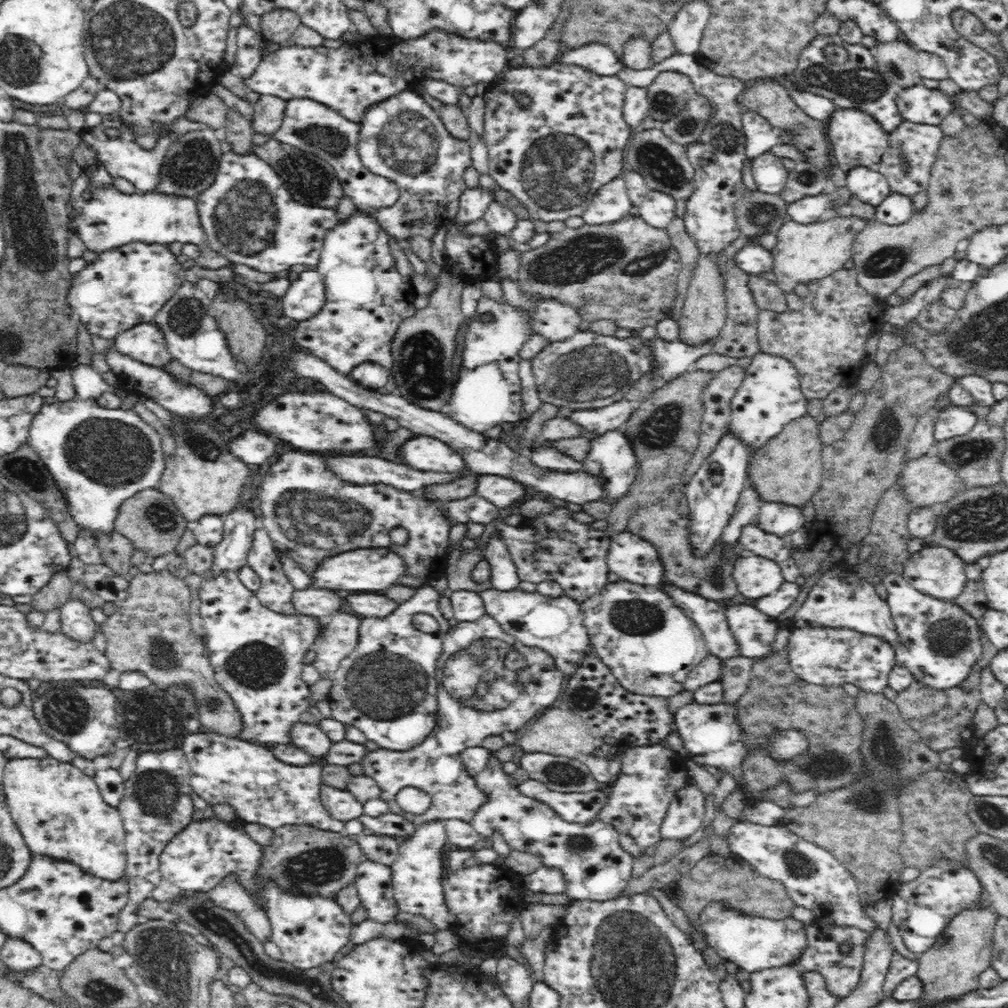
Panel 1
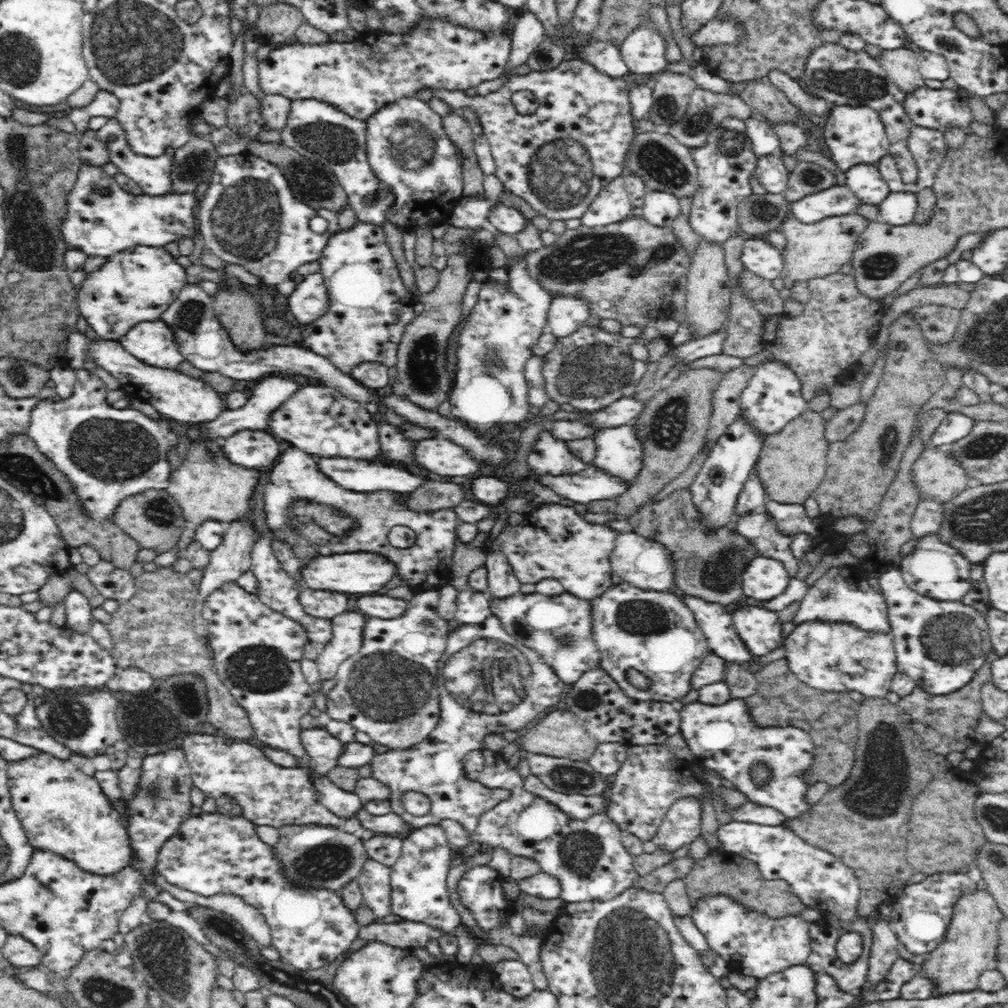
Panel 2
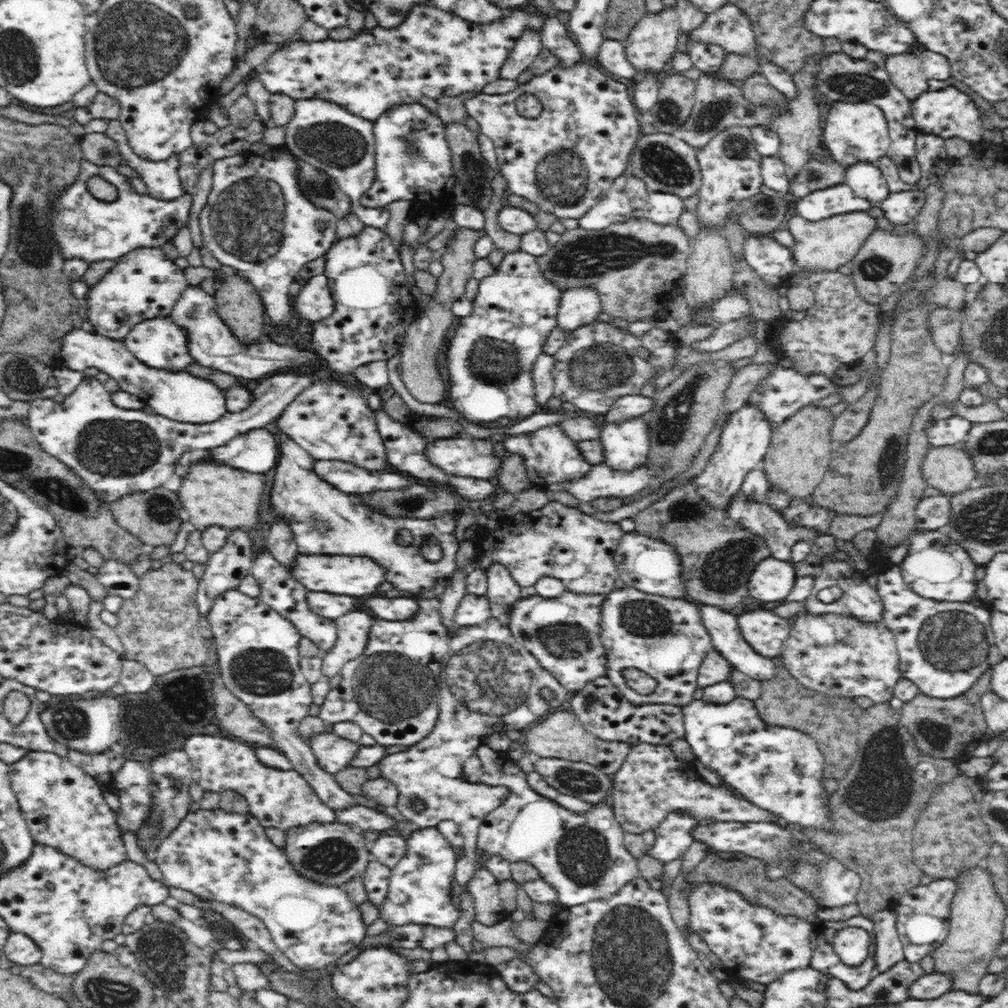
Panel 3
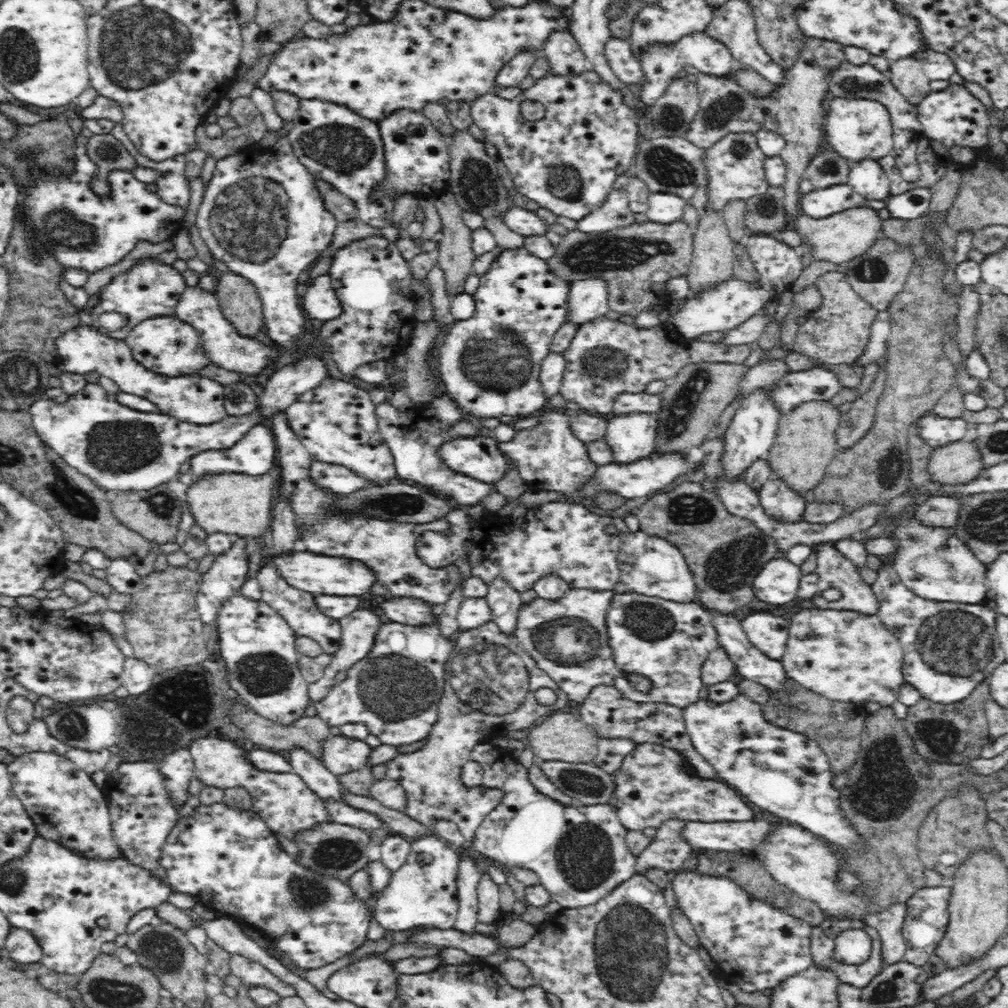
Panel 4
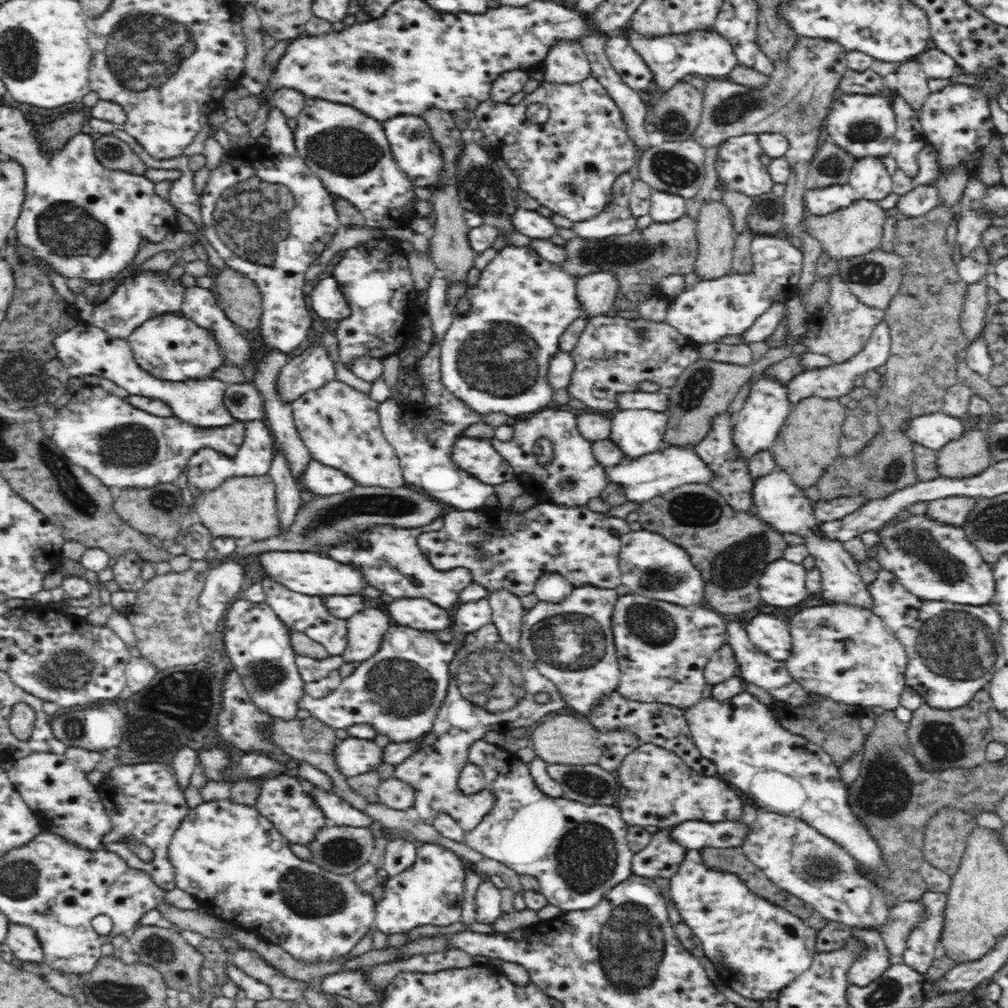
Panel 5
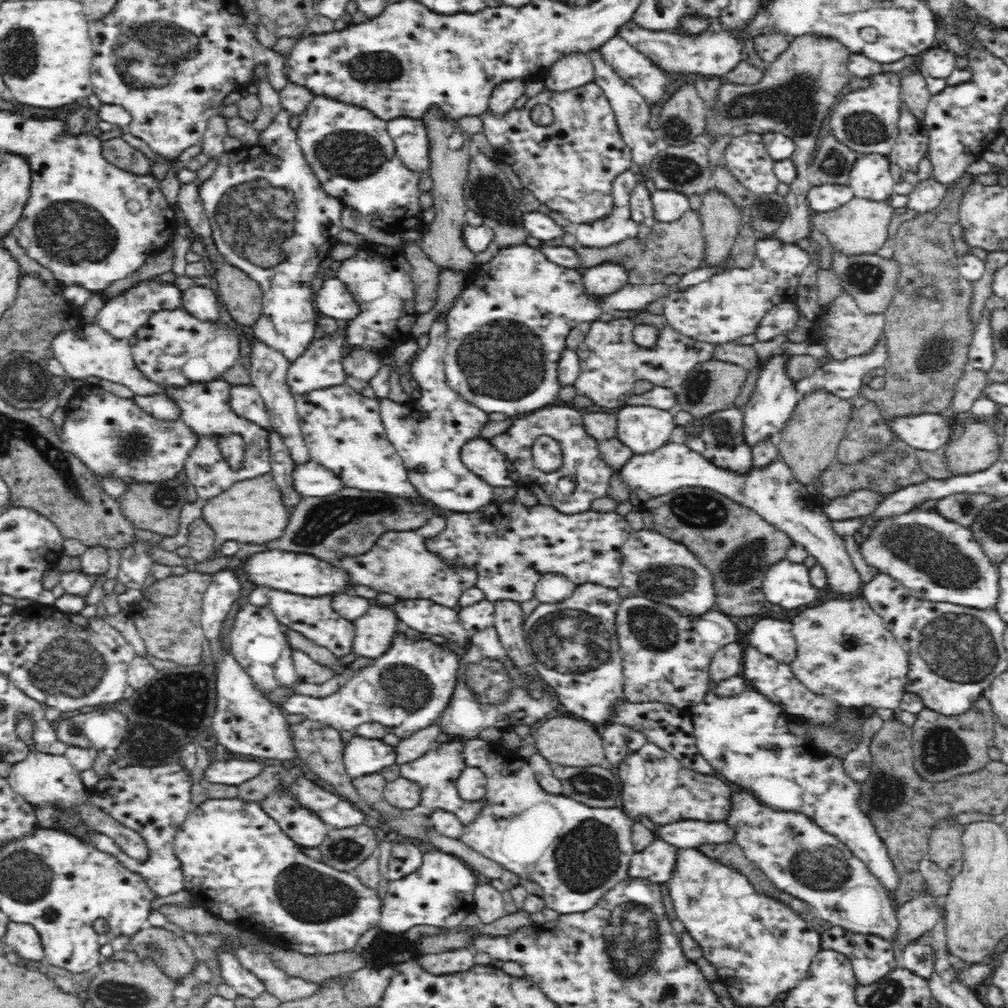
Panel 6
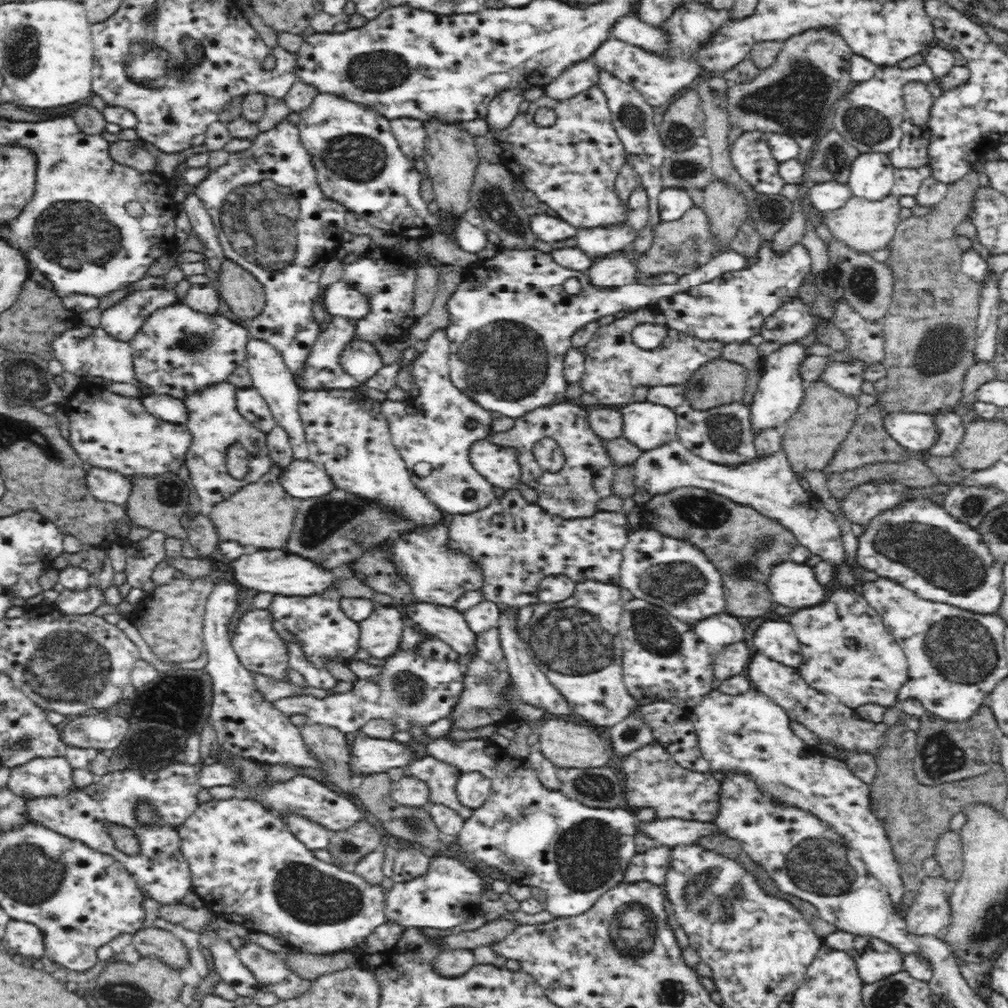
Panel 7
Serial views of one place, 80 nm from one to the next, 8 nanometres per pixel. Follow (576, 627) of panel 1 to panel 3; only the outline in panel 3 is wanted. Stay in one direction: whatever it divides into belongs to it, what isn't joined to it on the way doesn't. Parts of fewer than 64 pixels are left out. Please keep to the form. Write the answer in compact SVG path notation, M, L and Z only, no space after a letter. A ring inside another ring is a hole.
M566 591L558 598L542 598L537 594L521 597L512 612L508 626L514 638L538 659L559 686L578 694L588 684L608 677L608 657L602 634L602 606L607 595Z

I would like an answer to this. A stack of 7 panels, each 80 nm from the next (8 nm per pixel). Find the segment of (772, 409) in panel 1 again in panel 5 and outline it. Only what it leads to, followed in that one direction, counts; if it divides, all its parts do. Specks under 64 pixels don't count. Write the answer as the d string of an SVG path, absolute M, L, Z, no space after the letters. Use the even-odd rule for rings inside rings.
M884 321L880 323L878 327L874 328L874 332L872 332L868 344L866 344L864 350L859 352L856 356L850 357L848 360L841 363L833 362L832 366L807 370L790 380L787 385L788 389L790 389L792 404L796 404L803 398L812 395L823 396L824 398L829 399L840 398L842 400L842 396L852 394L852 390L856 388L856 378L860 378L862 374L866 374L866 372L870 372L870 370L882 369L887 363L890 353L891 336L889 335L889 328Z

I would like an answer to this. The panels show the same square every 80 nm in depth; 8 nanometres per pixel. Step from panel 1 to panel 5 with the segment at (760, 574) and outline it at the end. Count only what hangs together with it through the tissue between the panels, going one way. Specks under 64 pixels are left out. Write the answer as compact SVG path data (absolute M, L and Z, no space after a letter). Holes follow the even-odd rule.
M776 560L765 567L759 580L759 596L772 606L792 608L810 598L806 568L791 561Z

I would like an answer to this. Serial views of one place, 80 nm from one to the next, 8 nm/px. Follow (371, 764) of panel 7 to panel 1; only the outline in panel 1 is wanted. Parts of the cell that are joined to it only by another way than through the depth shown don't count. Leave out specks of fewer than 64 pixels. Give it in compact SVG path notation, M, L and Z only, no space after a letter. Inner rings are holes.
M300 722L292 728L292 741L296 747L312 756L312 764L318 764L322 769L329 766L325 760L332 750L332 739L317 724Z

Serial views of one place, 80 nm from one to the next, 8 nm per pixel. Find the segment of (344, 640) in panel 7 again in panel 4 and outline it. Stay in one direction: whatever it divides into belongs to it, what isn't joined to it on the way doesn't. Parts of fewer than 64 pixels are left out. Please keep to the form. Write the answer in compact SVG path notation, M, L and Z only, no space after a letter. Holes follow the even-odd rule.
M264 564L256 574L256 580L262 587L261 600L268 603L276 613L286 620L290 629L298 636L307 636L315 640L322 646L326 654L334 655L342 646L343 628L341 622L334 620L321 612L320 607L316 605L316 596L308 592L300 592L286 584L284 580L277 575L277 572L271 568L270 564Z

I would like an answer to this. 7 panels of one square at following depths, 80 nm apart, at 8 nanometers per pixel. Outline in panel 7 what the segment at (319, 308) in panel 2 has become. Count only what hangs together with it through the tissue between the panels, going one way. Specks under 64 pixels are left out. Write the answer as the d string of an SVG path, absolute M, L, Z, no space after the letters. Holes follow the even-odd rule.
M345 281L330 284L320 297L330 316L344 316L358 320L369 317L372 312L372 303L368 295L348 285Z

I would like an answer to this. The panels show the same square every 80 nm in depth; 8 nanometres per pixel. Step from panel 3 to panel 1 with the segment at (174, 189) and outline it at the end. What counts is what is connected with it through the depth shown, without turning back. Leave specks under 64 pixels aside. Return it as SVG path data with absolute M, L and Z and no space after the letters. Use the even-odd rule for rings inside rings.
M107 118L94 126L94 128L85 128L82 134L79 134L82 140L88 142L96 151L98 151L98 162L104 165L112 178L122 177L134 184L137 192L156 193L162 184L162 168L166 164L166 154L173 146L171 138L162 138L159 146L148 152L142 150L134 143L134 133L131 128L118 120Z

